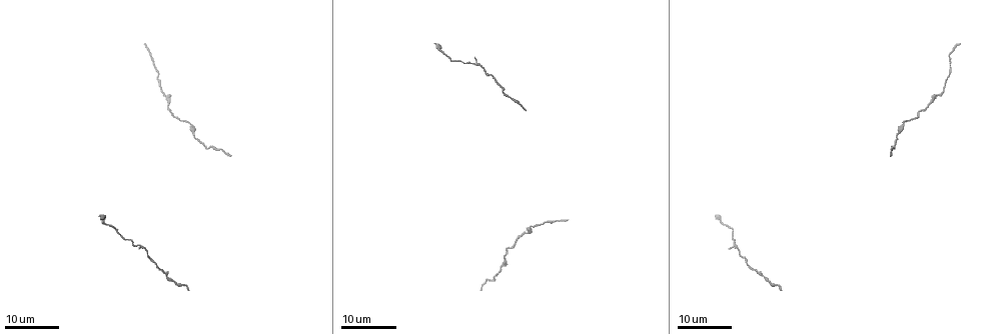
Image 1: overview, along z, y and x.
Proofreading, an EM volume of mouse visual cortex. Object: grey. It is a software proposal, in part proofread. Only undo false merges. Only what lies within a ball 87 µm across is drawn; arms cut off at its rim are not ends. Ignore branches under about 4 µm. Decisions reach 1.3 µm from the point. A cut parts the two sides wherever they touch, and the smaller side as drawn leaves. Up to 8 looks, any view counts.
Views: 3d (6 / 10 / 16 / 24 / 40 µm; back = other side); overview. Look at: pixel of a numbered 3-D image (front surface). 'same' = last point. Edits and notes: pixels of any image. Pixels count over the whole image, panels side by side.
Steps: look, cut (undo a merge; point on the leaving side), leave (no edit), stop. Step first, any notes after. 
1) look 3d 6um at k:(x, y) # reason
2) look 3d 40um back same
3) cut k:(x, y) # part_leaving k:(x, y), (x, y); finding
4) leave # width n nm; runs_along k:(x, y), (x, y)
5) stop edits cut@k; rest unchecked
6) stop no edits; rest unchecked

look 3d 24um at 1:(495, 80) # calibre changes

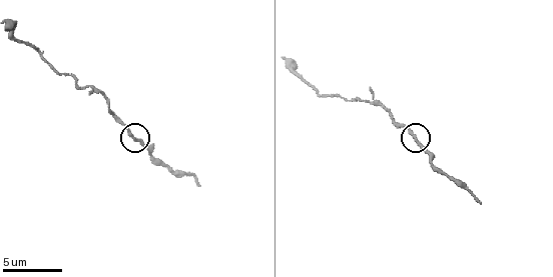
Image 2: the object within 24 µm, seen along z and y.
look 3d 10um at 2:(418, 142)

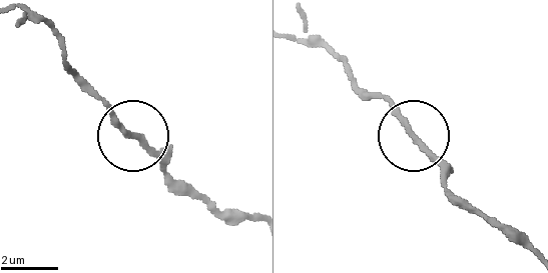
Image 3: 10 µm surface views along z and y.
look 3d 10um back at 3:(134, 135) # from behind

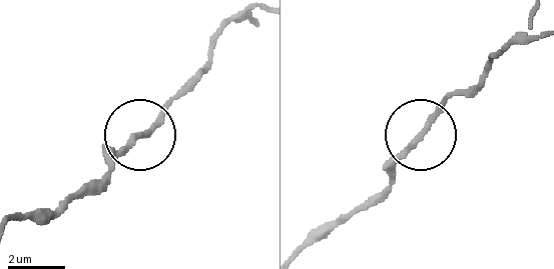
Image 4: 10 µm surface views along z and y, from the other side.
leave # width 190 nm; all the same neuron

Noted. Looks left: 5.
look 3d 16um at 2:(82, 87) # three-way junction

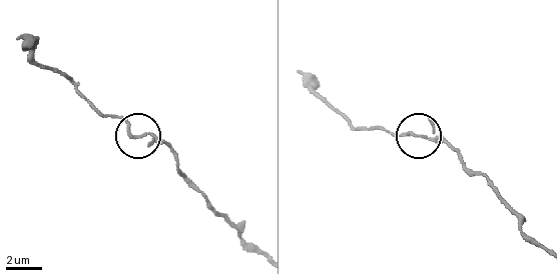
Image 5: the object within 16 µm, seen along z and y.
look 3d 16um back at 5:(136, 135)

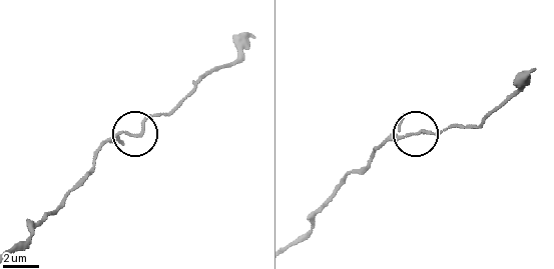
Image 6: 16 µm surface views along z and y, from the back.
leave # one neuron here

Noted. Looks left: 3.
look 3d 16um at 2:(297, 74) # calibre changes

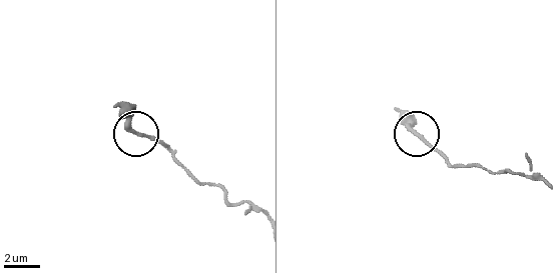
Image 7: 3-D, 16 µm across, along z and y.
leave # runs_along 7:(257, 211), (195, 179), (115, 105); all the same neuron

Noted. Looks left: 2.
look 3d 16um at 1:(194, 137) # calibre changes

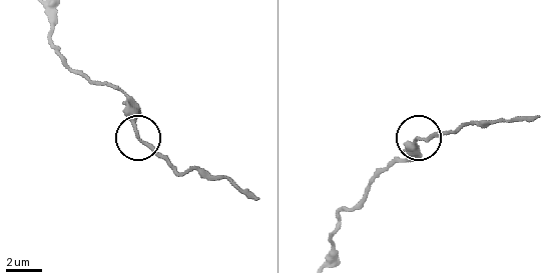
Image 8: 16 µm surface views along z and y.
look 3d 6um at 8:(139, 132) # zoom in

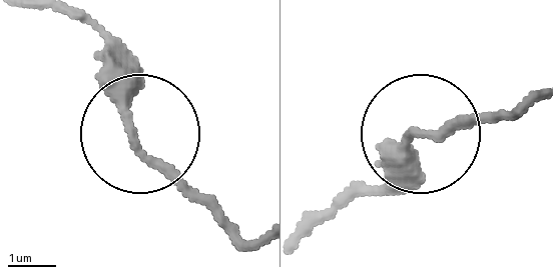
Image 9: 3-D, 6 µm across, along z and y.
leave # width 180 nm; runs_along 9:(253, 242), (229, 234), (137, 138), (125, 47); continuous, no second neuron

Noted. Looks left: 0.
stop no edits; rest unchecked

